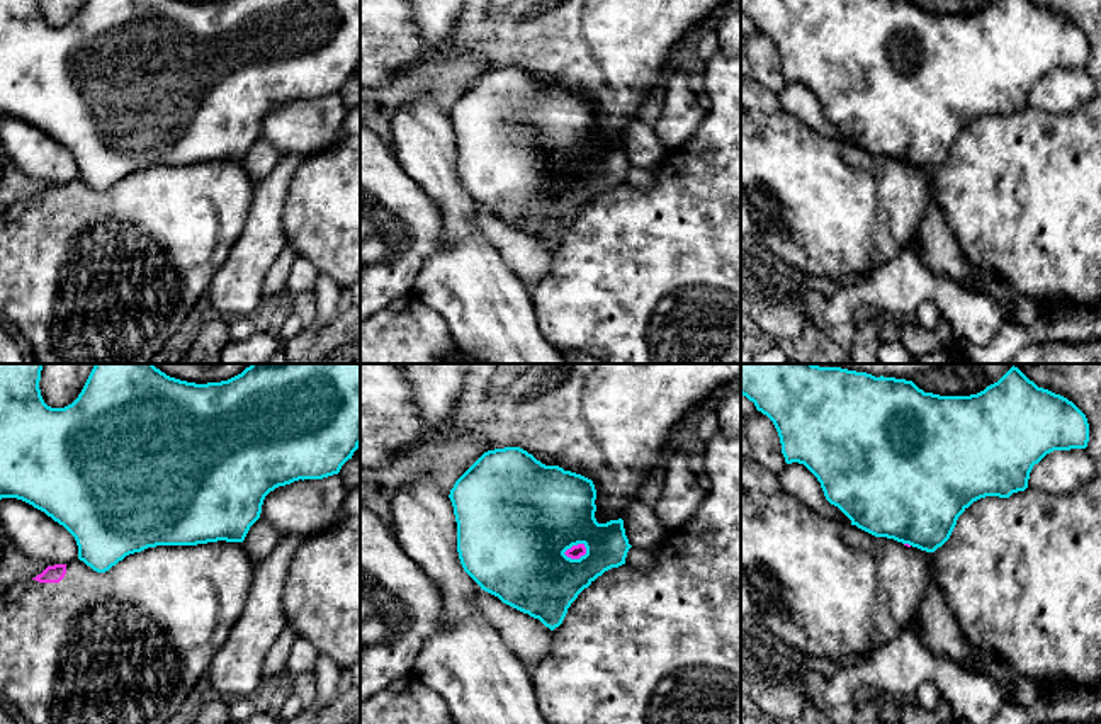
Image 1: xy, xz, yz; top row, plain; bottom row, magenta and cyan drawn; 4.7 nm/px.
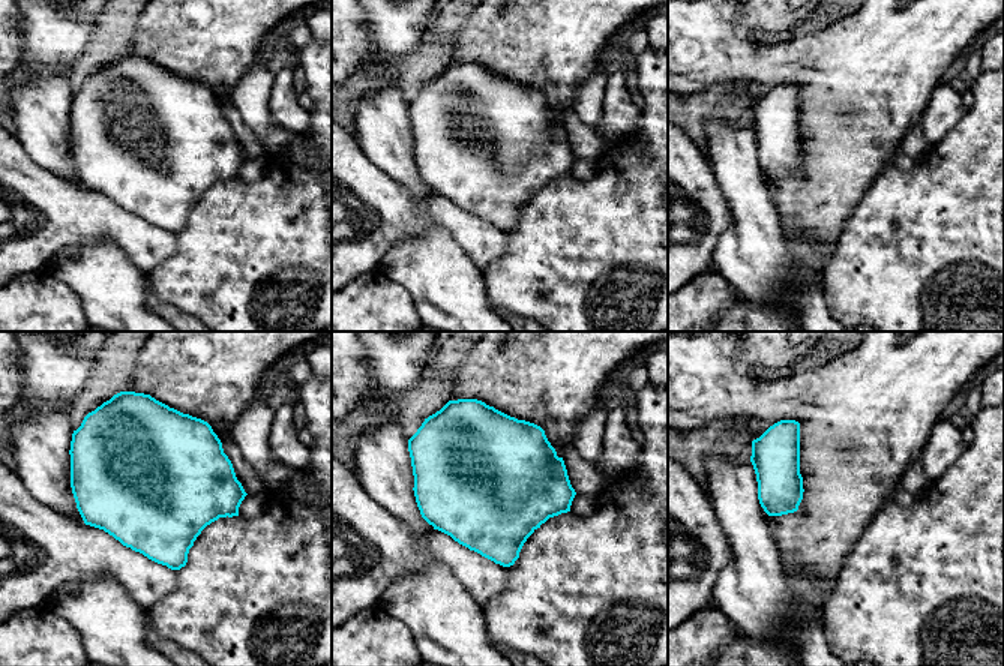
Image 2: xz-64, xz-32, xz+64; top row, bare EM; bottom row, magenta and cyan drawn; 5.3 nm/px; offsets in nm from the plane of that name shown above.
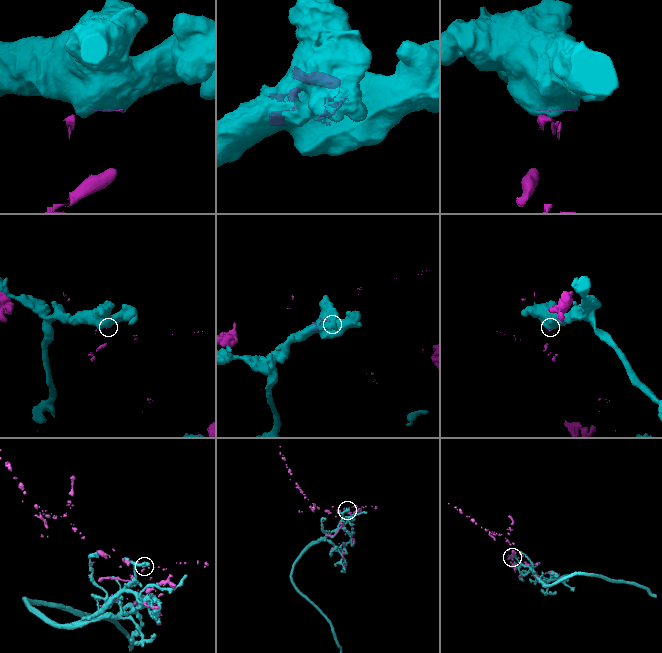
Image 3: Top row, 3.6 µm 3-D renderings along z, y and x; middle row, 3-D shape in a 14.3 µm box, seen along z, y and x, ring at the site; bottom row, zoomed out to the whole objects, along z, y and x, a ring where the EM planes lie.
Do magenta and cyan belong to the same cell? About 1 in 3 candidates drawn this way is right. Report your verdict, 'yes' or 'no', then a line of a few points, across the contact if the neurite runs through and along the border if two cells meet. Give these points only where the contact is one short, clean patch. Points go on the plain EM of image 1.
no

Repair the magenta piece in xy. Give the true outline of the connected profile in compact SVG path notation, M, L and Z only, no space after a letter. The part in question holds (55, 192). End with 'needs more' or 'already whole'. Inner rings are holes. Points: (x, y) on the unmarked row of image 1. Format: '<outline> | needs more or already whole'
M207 161L197 165L156 165L126 175L105 192L97 192L80 178L48 185L32 199L19 201L0 212L0 316L15 326L32 350L36 364L153 364L158 352L177 333L200 301L233 243L241 235L251 209L255 185L241 161Z | needs more

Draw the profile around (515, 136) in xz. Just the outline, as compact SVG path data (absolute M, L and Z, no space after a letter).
M520 66L484 71L455 100L449 117L464 190L481 209L539 238L550 250L562 243L584 207L605 190L625 184L632 167L622 138L596 141L596 109L591 99L559 85L545 85ZM578 163L586 167L586 173L567 177L564 172Z

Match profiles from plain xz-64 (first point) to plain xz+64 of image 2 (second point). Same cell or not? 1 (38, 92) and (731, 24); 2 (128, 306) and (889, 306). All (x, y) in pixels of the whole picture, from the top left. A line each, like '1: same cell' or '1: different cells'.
1: different cells
2: different cells

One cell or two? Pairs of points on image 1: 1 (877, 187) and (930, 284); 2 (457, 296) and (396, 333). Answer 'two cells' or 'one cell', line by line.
1: two cells
2: two cells

